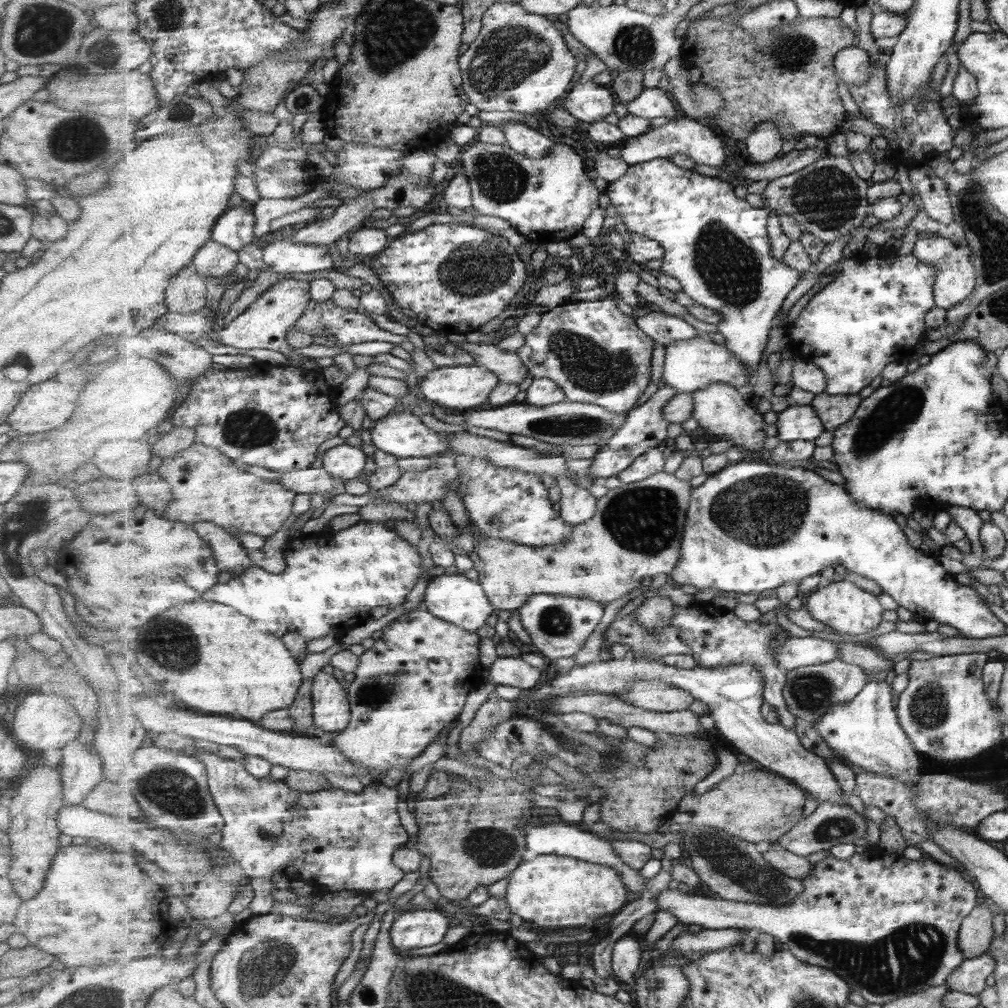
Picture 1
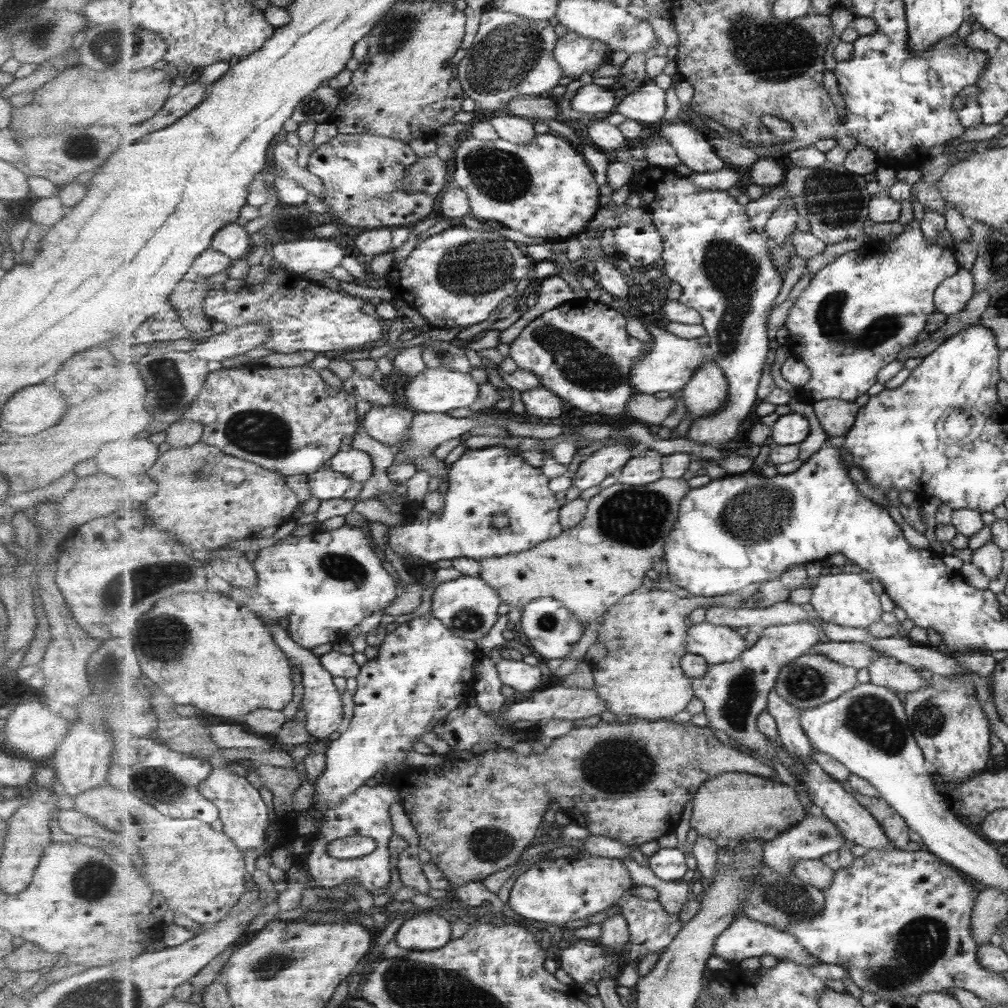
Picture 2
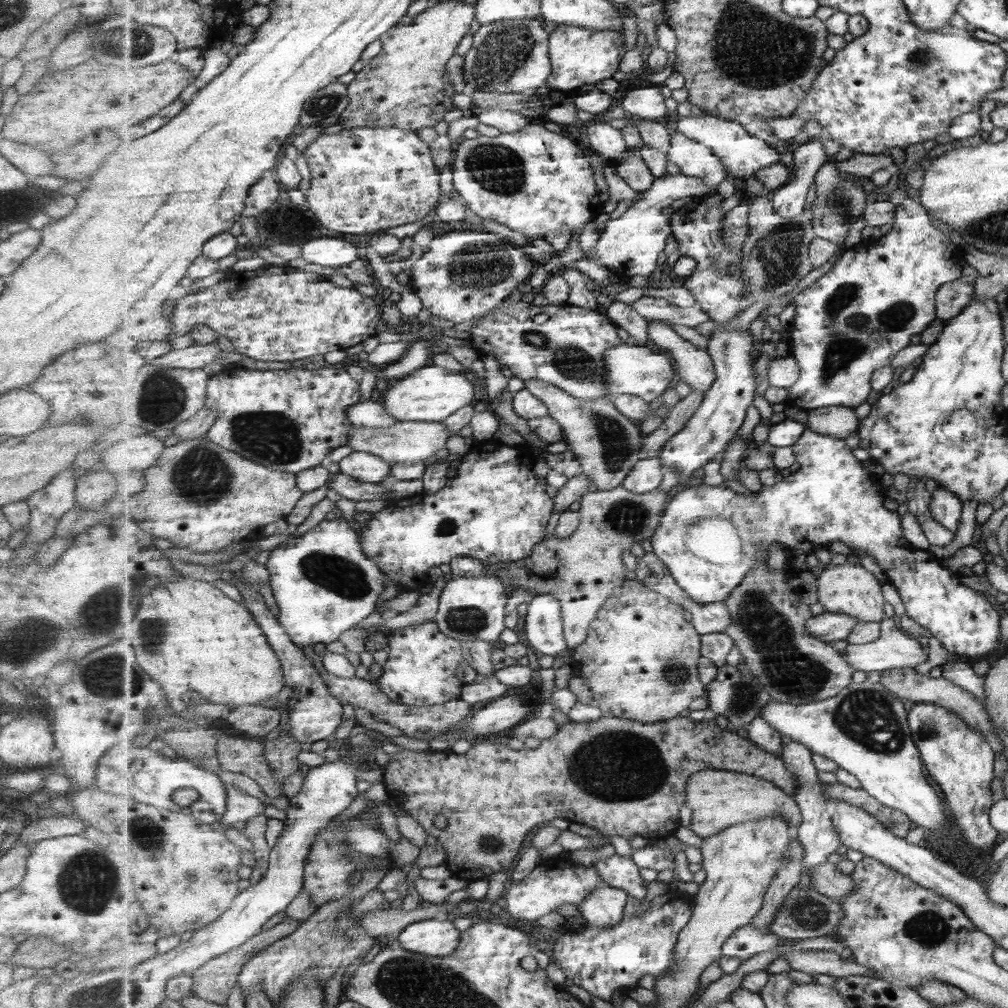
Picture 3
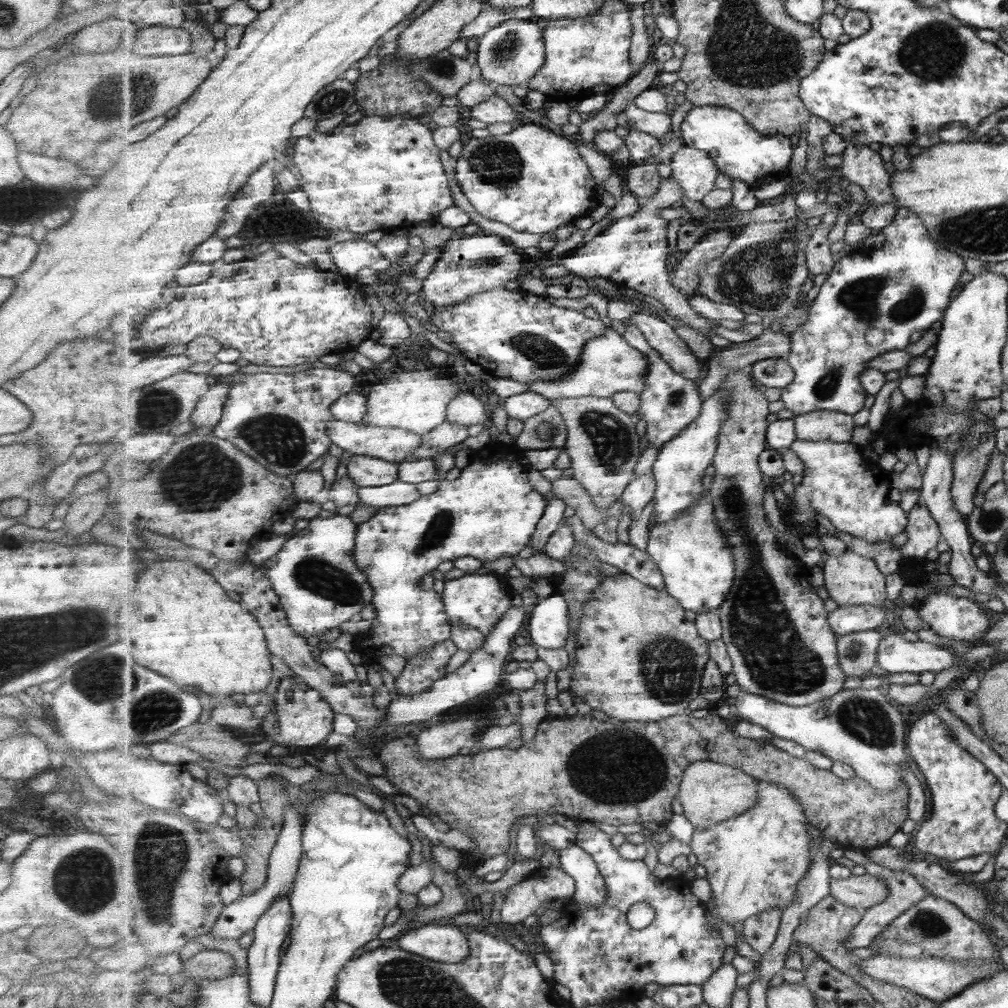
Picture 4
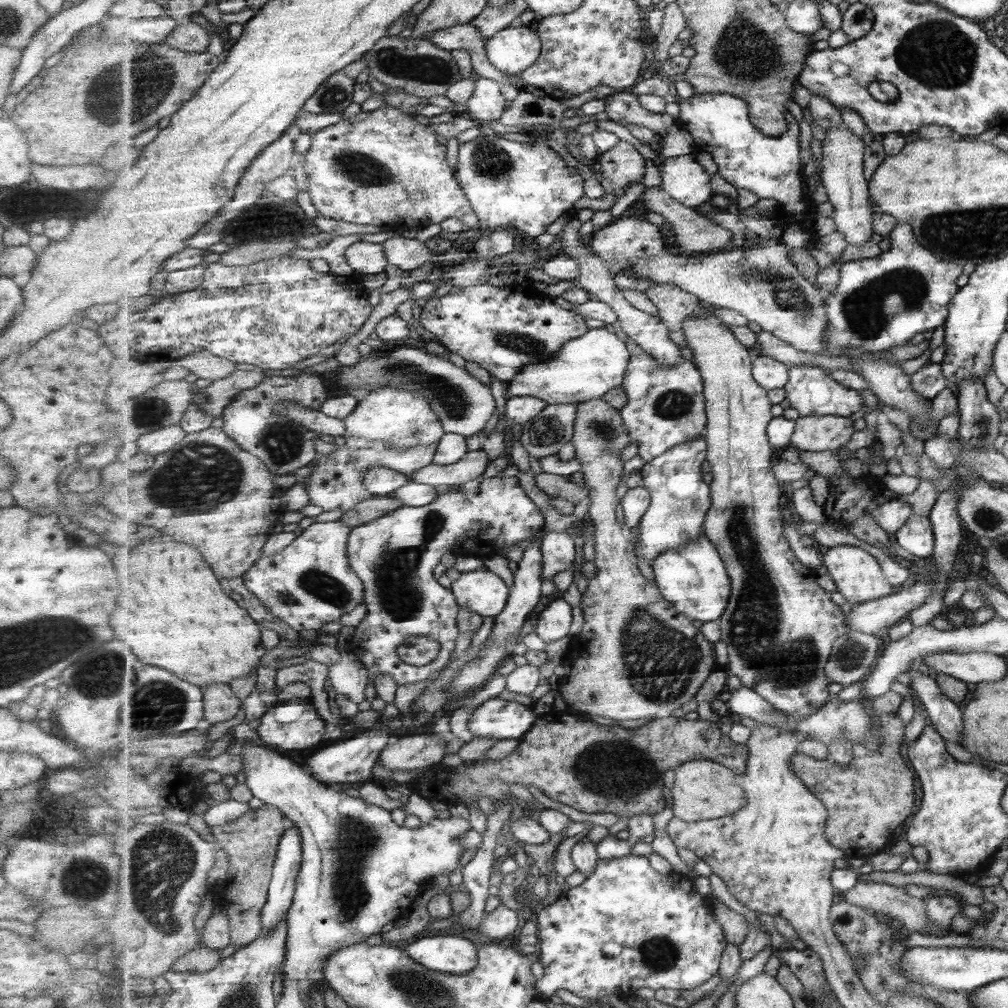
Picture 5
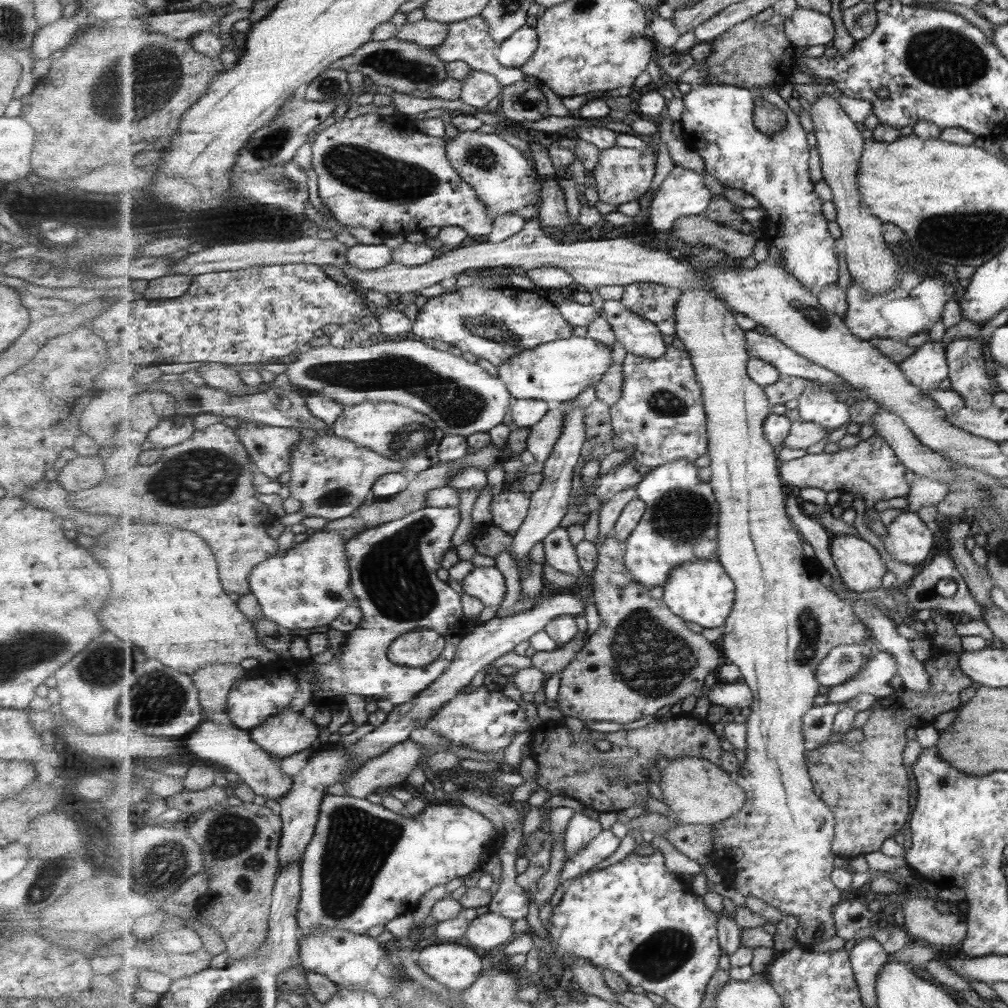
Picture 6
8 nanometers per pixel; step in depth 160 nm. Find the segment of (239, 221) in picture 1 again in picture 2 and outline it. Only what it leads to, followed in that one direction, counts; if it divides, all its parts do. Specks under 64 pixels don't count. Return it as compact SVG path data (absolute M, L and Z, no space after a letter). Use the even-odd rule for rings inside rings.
M231 223L215 235L212 248L237 260L245 258L251 252L253 243L246 228Z

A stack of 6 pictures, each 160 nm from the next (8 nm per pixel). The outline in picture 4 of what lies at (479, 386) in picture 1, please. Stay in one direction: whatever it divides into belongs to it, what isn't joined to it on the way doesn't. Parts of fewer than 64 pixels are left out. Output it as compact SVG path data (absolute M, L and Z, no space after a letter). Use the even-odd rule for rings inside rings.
M432 369L397 372L378 380L365 389L367 393L367 414L365 426L401 428L425 436L447 421L447 409L459 395L459 387L440 372Z

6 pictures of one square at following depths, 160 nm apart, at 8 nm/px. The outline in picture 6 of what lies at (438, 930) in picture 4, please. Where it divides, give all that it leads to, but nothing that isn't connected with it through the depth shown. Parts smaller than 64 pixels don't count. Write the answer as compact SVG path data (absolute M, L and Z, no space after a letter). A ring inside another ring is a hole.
M435 944L424 948L417 957L418 966L449 990L469 989L486 968L477 952L461 944Z

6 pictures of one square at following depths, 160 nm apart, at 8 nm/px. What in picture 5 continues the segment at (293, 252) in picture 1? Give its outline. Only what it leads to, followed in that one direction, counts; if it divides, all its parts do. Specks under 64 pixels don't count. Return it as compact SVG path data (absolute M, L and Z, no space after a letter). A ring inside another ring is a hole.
M357 241L345 250L346 262L352 267L353 273L360 275L379 274L385 272L385 268L389 266L386 251L383 244L371 244L370 242Z

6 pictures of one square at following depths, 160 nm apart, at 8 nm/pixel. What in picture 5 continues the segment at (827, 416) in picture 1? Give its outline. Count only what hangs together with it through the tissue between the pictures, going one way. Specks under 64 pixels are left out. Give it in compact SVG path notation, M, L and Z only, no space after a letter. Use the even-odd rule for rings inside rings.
M839 416L799 417L791 446L810 452L837 451L854 437L853 422Z

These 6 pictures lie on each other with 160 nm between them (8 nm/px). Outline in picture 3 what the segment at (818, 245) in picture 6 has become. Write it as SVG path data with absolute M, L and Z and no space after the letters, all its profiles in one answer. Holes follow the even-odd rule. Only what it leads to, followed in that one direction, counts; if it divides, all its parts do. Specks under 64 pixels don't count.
M702 113L702 115L690 114L688 117L680 117L677 122L677 130L687 135L690 139L702 142L710 147L726 166L728 174L740 179L747 179L754 176L766 166L779 163L781 152L775 150L769 142L755 138L755 135L749 134L749 131L741 122L735 122L729 118L719 118L715 115Z

